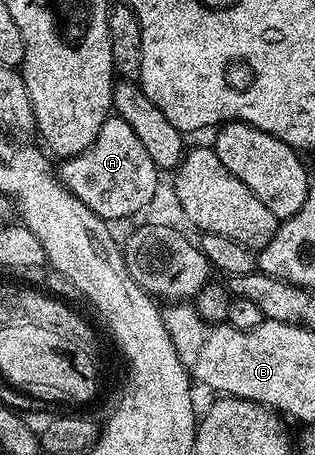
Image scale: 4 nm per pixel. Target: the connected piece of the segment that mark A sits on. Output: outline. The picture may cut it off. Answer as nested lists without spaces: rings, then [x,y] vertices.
[[[111,114],[87,151],[61,160],[60,178],[72,194],[92,209],[92,213],[101,219],[115,221],[126,219],[137,211],[146,211],[160,182],[160,172],[152,157],[148,157],[144,145],[140,145],[140,137],[132,133],[132,125],[119,115]]]

